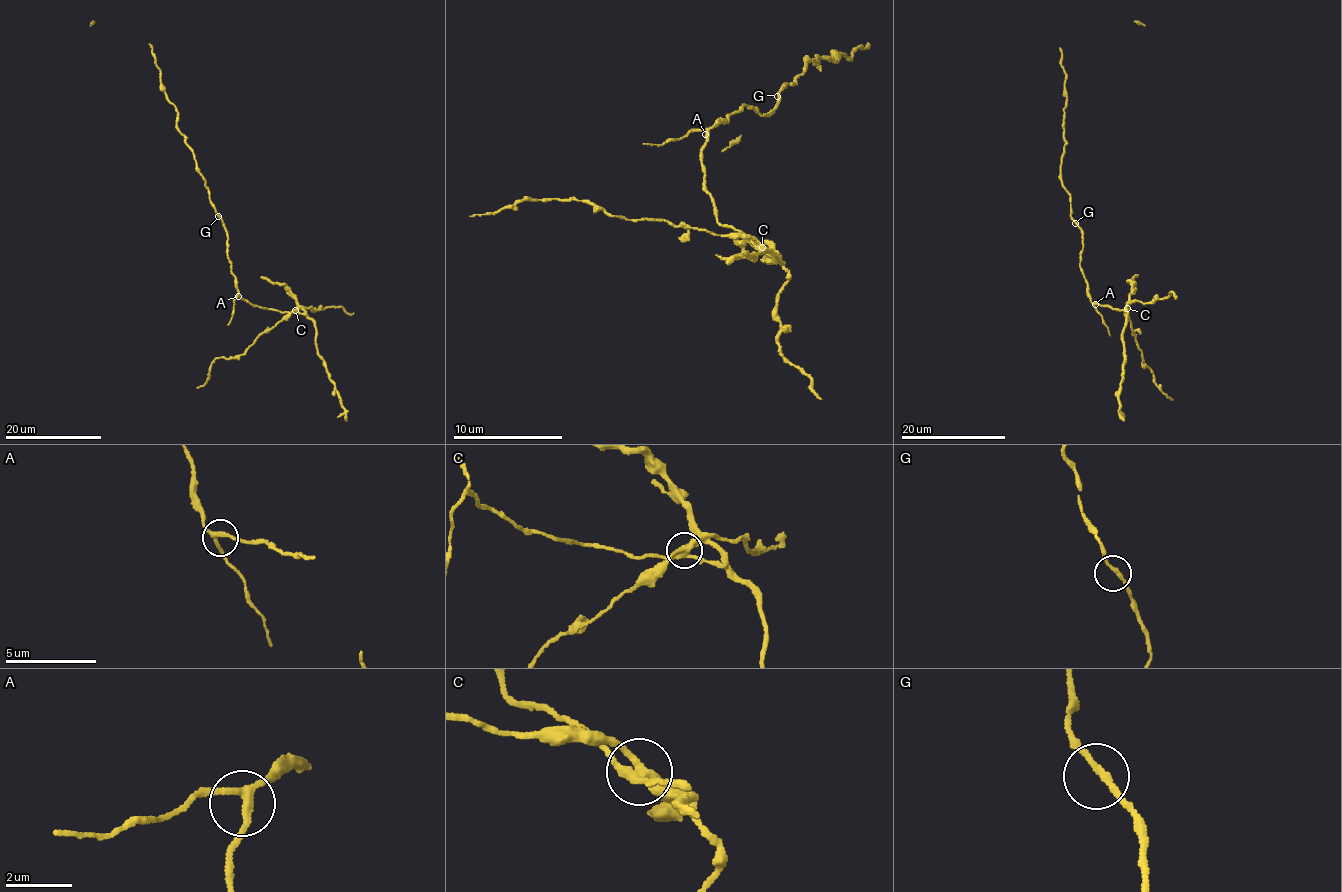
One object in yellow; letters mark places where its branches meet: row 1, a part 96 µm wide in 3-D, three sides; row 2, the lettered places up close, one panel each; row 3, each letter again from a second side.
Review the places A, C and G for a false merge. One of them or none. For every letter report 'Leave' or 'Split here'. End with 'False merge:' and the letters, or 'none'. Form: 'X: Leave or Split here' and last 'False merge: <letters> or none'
A: Leave
C: Split here
G: Leave
False merge: C

